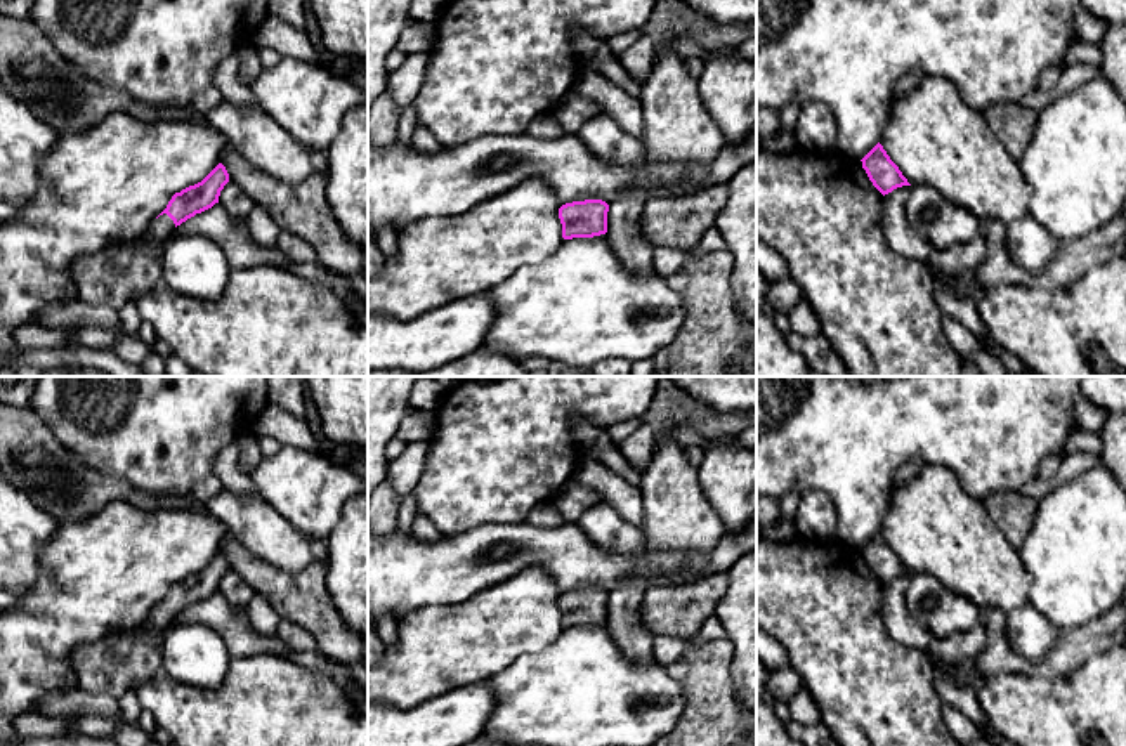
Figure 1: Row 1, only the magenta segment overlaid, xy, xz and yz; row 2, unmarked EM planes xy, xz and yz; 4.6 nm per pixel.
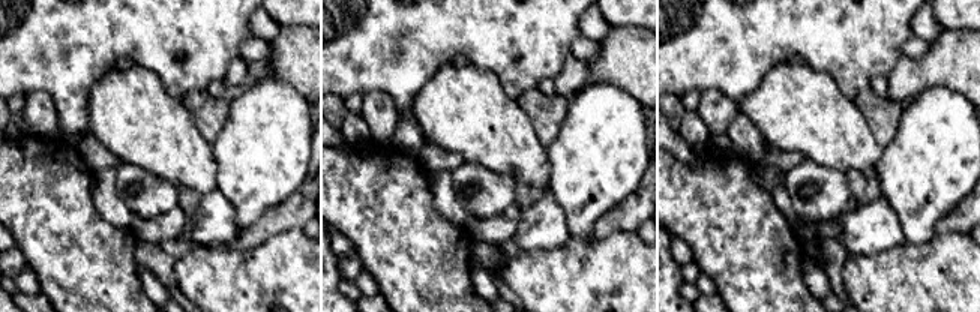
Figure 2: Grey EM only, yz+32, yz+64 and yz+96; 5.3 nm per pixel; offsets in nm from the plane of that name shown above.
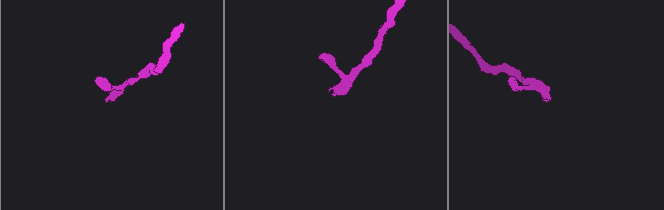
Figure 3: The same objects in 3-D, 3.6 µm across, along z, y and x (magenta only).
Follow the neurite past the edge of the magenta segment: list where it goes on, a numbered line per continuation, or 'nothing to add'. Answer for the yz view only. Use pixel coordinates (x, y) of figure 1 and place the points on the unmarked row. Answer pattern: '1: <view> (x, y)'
nothing to add

